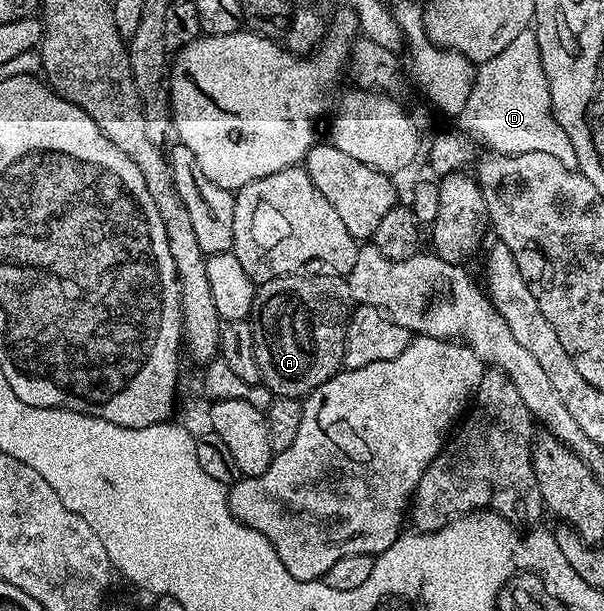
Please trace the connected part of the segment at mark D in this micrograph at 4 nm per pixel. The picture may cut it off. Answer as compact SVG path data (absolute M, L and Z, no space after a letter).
M534 30L517 33L516 39L510 45L505 45L505 49L497 53L497 57L489 57L489 61L478 64L469 101L465 101L465 109L462 115L458 116L457 123L460 123L477 142L484 143L488 152L496 155L549 153L557 157L561 165L573 168L579 166L577 153L573 153L573 141L569 141L569 133L561 129L561 125L555 119L555 112L551 110L551 90L545 77Z

